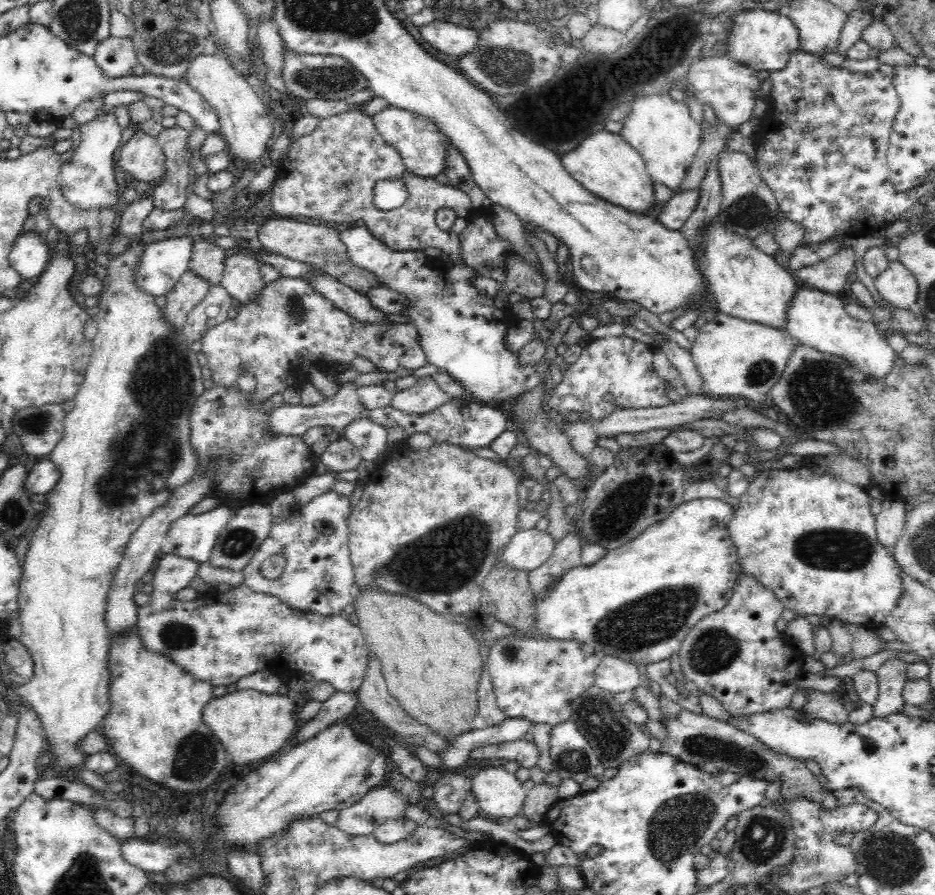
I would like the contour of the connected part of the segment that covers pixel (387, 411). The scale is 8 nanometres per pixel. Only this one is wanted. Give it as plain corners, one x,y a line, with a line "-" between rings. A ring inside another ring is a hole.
450,399
436,410
424,414
408,414
392,407
392,405
386,405
382,408
368,410
366,417
374,424
383,426
385,429
398,426
408,437
412,434
426,432
426,434
432,436
434,444
448,443
462,448
489,446
489,442
500,436
502,431
511,427
506,413
502,411
487,405
481,406
478,403
460,404
454,399

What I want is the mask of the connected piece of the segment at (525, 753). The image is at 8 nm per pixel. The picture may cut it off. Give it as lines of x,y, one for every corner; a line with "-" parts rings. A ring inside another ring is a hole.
522,739
471,748
467,760
478,760
478,758
506,758
516,760
522,768
532,768
538,760
538,749
535,743

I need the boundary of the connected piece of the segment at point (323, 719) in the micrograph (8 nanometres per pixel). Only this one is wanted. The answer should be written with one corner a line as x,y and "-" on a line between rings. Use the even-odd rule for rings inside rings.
335,691
331,697
322,702
319,714
313,720
306,722
306,726
302,726
296,732
295,738
291,740
290,748
304,744
306,740
314,738
322,730
342,722
353,711
356,696
358,697
358,692

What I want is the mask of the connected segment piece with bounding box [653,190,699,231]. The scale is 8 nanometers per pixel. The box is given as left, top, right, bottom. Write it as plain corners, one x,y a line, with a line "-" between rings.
688,190
672,196
655,210
654,217
666,228
680,231
696,206
698,193
697,190

